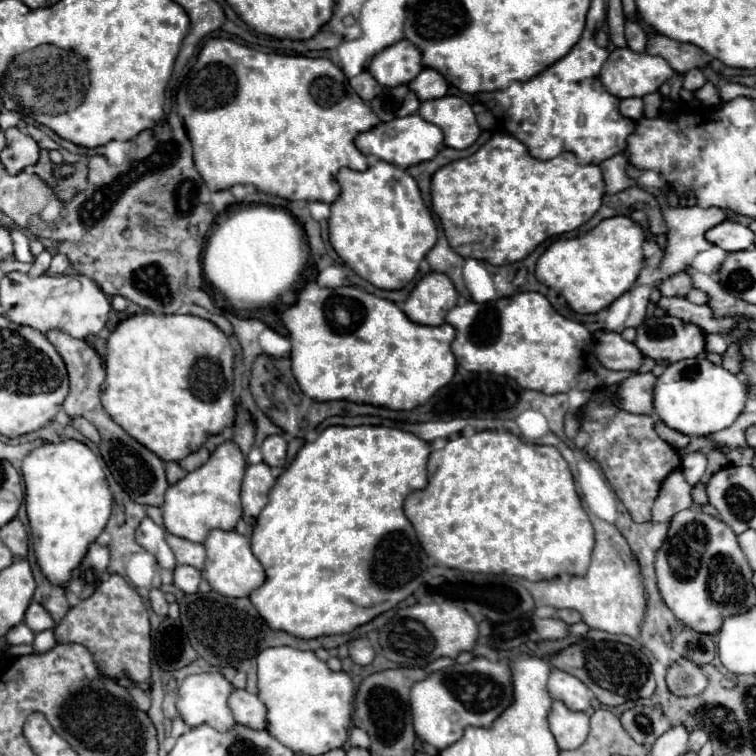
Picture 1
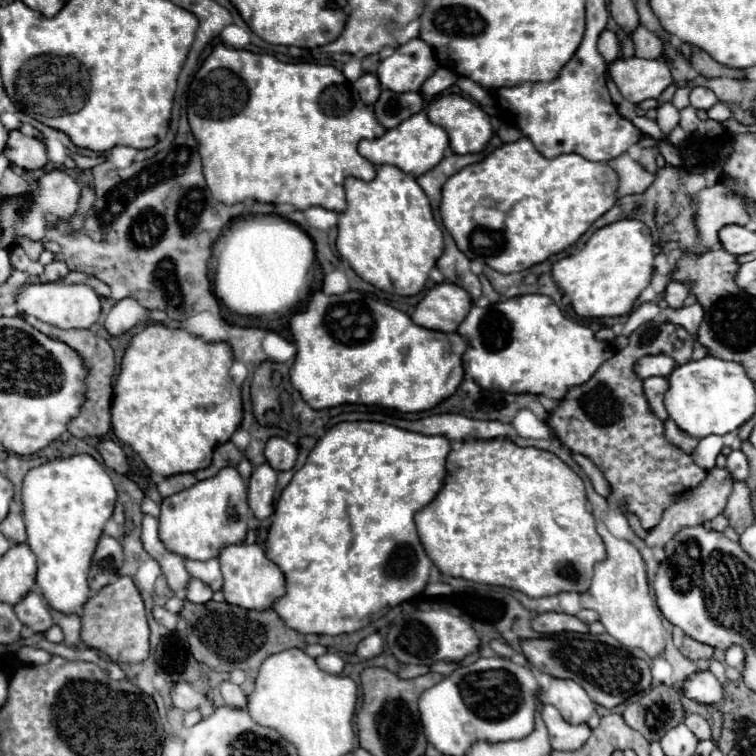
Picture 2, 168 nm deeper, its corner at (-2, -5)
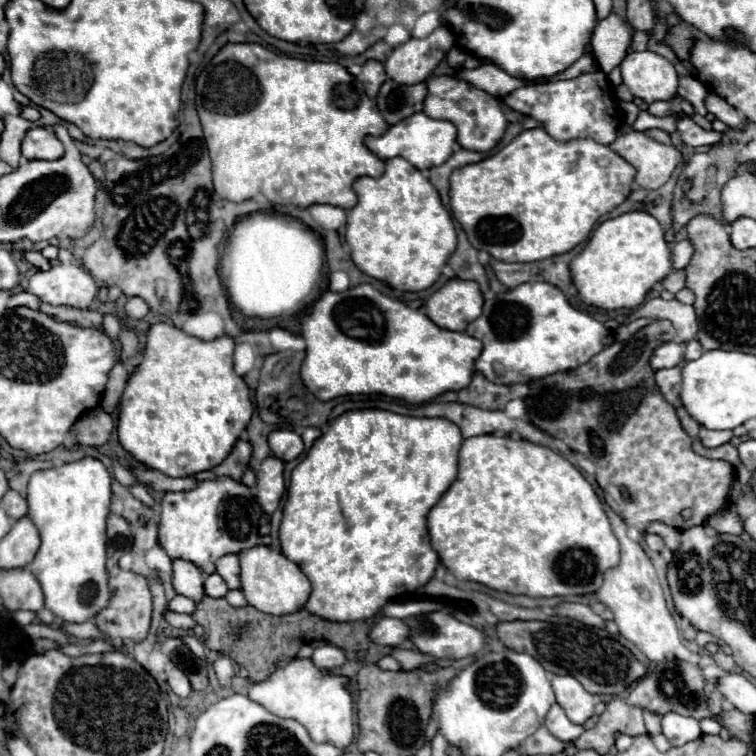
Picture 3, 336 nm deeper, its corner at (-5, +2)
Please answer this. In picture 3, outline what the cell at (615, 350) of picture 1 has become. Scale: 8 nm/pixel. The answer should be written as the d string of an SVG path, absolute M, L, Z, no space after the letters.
M664 342L662 346L658 346L650 358L650 366L654 370L662 370L662 368L674 368L678 364L682 364L684 356L682 356L682 348L676 342Z

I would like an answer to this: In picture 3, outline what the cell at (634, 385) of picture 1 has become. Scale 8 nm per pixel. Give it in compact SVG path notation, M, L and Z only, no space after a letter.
M668 368L668 370L658 370L656 372L656 384L660 386L664 398L672 404L672 406L682 406L680 402L680 390L682 390L682 370L676 368Z

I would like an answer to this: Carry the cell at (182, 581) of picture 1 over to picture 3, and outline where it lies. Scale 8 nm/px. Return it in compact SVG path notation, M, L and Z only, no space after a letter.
M210 574L210 576L206 576L206 580L204 580L204 590L206 590L206 594L212 596L212 598L222 598L222 596L226 596L228 586L224 584L224 580L222 580L220 574Z

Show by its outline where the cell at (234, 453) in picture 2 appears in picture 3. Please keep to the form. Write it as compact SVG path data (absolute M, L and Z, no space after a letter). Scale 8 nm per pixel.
M238 440L236 446L234 446L234 450L230 452L230 456L228 456L220 466L216 466L212 472L214 472L216 476L228 476L228 478L234 478L234 480L240 482L242 474L244 474L246 468L248 468L250 454L252 454L250 442Z

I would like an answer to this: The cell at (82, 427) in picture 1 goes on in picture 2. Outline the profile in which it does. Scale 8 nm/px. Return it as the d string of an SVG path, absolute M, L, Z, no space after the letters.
M101 439L97 443L97 451L101 453L105 465L111 467L111 469L115 469L117 473L125 475L131 469L129 461L127 461L127 455L125 455L123 447L117 441L113 441L113 439Z

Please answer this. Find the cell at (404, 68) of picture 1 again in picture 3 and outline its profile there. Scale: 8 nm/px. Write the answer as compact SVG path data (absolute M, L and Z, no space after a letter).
M440 26L426 38L410 38L396 46L386 58L386 74L398 84L424 82L444 54L454 46L454 34L450 28Z

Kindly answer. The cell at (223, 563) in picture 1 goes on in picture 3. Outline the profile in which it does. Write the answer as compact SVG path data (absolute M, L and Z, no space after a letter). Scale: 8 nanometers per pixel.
M256 546L240 552L238 556L242 566L242 574L240 574L242 592L248 598L250 606L274 616L298 612L300 608L306 606L306 600L310 598L310 592L312 592L312 584L306 578L306 574L300 570L300 566L288 560L282 552L272 550L270 546Z

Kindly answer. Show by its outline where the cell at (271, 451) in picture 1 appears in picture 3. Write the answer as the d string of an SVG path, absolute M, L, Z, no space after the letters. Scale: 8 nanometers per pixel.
M274 430L268 438L272 454L284 462L290 462L294 458L298 458L304 450L302 438L300 434L292 432L292 430Z

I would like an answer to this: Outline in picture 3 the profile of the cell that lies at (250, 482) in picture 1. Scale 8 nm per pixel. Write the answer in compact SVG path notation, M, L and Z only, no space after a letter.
M268 456L256 470L256 480L256 500L260 502L264 512L272 514L286 492L284 462L276 460L276 456Z

